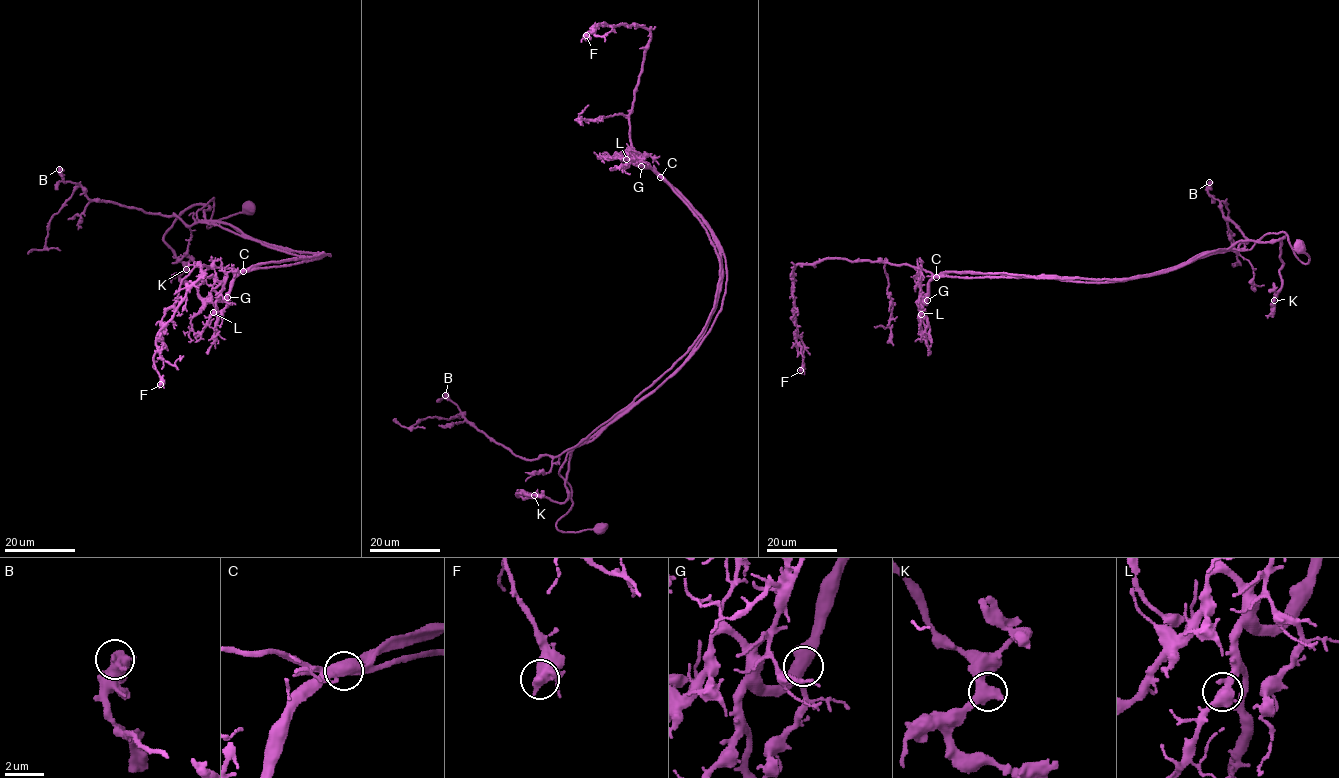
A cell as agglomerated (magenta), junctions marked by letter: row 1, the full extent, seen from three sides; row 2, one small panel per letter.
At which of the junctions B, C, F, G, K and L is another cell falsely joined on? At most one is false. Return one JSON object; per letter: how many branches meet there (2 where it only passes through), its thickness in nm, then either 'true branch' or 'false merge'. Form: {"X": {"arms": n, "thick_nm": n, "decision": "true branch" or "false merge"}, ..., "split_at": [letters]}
{"B": {"arms": 2, "thick_nm": 600, "decision": "true branch"}, "C": {"arms": 2, "thick_nm": 600, "decision": "false merge"}, "F": {"arms": 2, "thick_nm": 500, "decision": "true branch"}, "G": {"arms": 2, "thick_nm": 600, "decision": "true branch"}, "K": {"arms": 2, "thick_nm": 500, "decision": "true branch"}, "L": {"arms": 2, "thick_nm": 550, "decision": "true branch"}, "split_at": ["C"]}

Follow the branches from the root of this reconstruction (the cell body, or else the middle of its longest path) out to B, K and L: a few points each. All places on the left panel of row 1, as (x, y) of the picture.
B: (249, 207), (207, 228), (214, 197), (197, 212), (202, 220), (186, 225), (175, 216), (92, 201), (59, 169)
K: (249, 207), (207, 228), (214, 197), (197, 212), (203, 220), (207, 204), (177, 218), (163, 240), (186, 269)
L: (249, 207), (207, 228), (214, 197), (196, 217), (273, 248), (322, 257), (243, 271), (213, 312)

